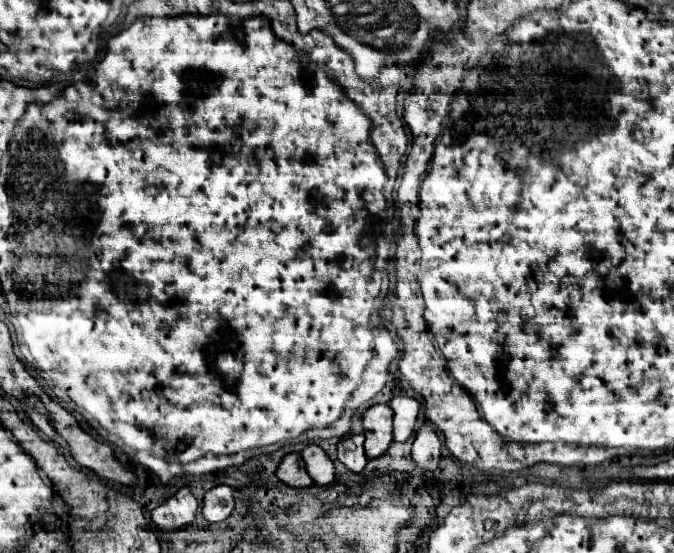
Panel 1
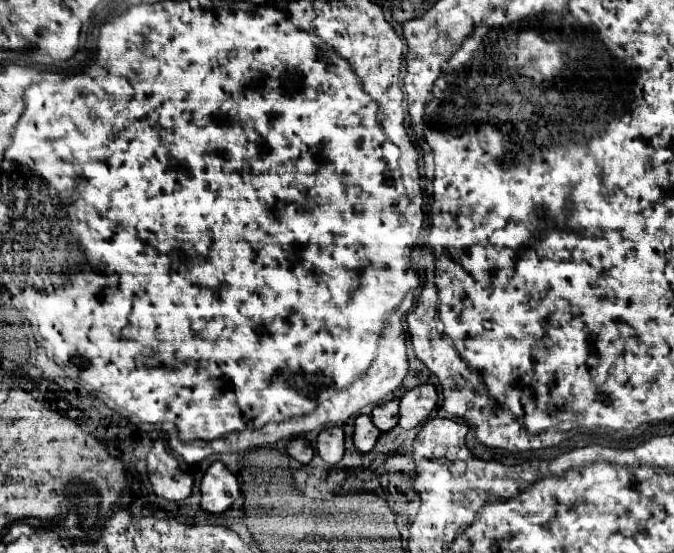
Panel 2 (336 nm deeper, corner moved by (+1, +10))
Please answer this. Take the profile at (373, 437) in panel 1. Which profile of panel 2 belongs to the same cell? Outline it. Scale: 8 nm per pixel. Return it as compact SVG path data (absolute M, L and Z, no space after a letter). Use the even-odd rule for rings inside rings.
M389 400L381 406L375 406L371 418L373 418L373 424L381 432L387 432L387 430L395 428L397 422L399 422L399 400Z

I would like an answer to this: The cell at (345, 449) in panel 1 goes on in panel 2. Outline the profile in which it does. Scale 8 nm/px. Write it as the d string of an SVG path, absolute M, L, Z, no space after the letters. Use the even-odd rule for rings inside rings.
M357 416L355 420L355 434L353 442L355 448L361 452L371 452L375 448L375 442L379 438L379 428L371 422L371 416Z

